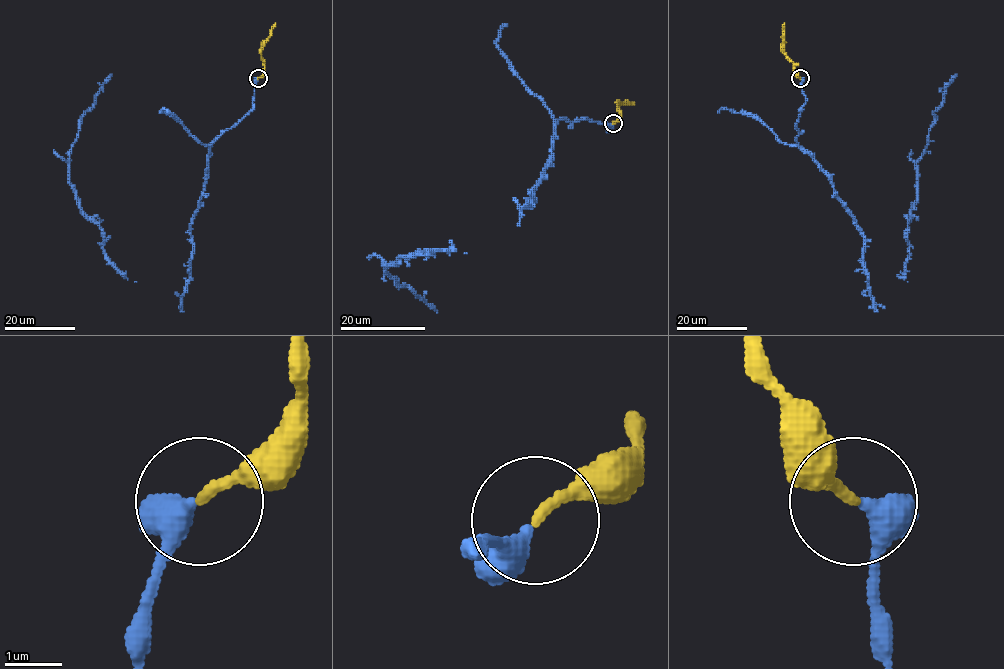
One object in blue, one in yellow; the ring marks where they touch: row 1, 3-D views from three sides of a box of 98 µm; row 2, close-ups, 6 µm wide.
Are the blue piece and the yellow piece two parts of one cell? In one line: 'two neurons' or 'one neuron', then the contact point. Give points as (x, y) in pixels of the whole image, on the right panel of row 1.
one neuron; place (800, 78)

